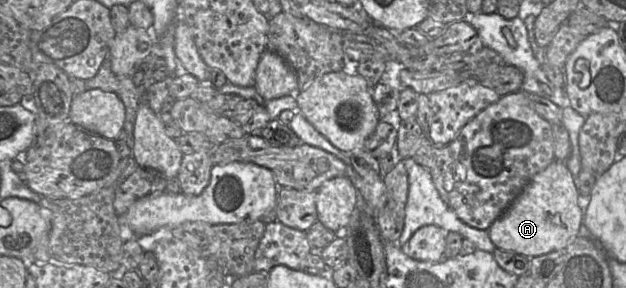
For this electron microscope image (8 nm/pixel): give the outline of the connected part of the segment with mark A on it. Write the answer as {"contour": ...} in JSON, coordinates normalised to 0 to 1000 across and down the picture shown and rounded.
{"contour":[[[883,556],[834,656],[786,774],[780,809],[791,858],[851,896],[906,861],[925,816],[941,684],[928,684],[903,563]]]}

